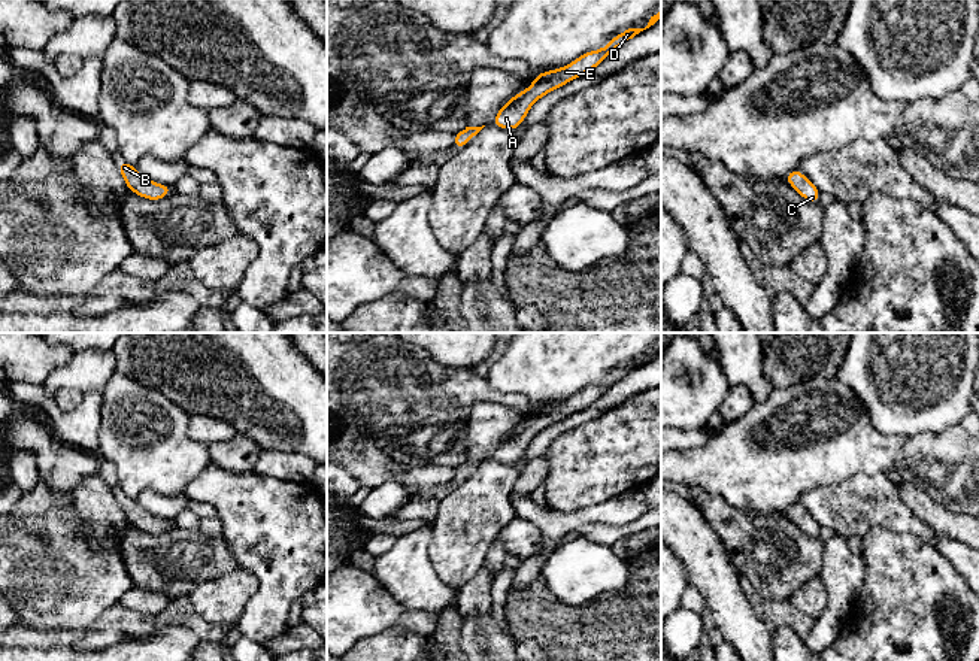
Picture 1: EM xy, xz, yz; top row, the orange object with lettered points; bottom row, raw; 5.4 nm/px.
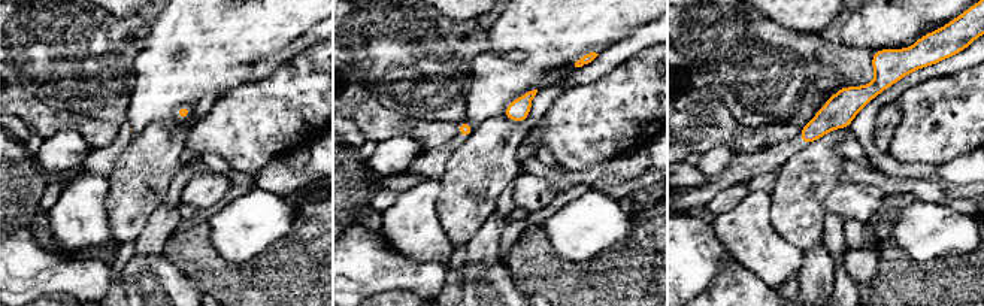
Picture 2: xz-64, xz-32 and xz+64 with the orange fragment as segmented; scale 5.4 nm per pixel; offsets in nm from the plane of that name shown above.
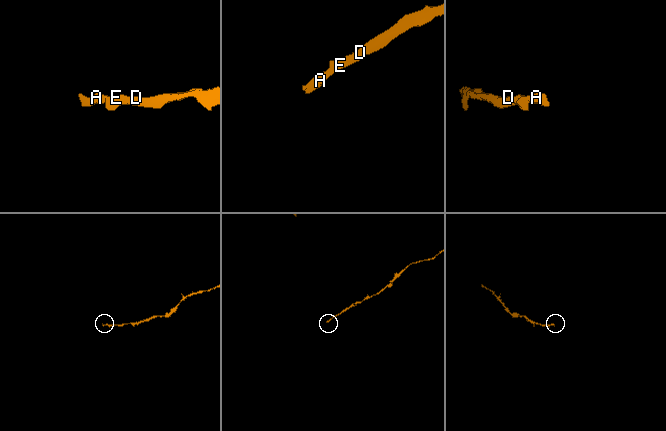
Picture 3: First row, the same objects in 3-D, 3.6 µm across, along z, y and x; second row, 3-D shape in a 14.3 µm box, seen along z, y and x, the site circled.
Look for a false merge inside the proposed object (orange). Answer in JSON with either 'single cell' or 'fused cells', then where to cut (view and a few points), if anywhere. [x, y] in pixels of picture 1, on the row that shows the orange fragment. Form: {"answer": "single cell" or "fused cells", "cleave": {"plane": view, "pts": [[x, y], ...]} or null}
{"answer": "single cell", "cleave": null}

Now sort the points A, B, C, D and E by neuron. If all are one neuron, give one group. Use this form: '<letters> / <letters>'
A B C D E

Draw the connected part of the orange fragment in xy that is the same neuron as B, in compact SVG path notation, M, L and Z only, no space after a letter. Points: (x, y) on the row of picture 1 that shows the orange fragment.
M125 160L118 164L118 170L124 178L127 188L143 198L158 201L172 192L172 185L152 182Z

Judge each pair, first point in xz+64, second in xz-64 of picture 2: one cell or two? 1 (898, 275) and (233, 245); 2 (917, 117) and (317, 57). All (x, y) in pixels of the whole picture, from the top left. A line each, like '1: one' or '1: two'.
1: two
2: one

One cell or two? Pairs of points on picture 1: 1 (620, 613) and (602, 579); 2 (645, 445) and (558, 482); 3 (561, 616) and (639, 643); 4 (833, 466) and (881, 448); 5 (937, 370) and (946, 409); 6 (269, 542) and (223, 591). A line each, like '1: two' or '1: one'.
1: two
2: one
3: one
4: one
5: one
6: two

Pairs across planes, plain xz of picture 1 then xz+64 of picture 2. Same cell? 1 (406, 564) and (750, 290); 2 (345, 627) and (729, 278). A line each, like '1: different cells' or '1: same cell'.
1: different cells
2: different cells

